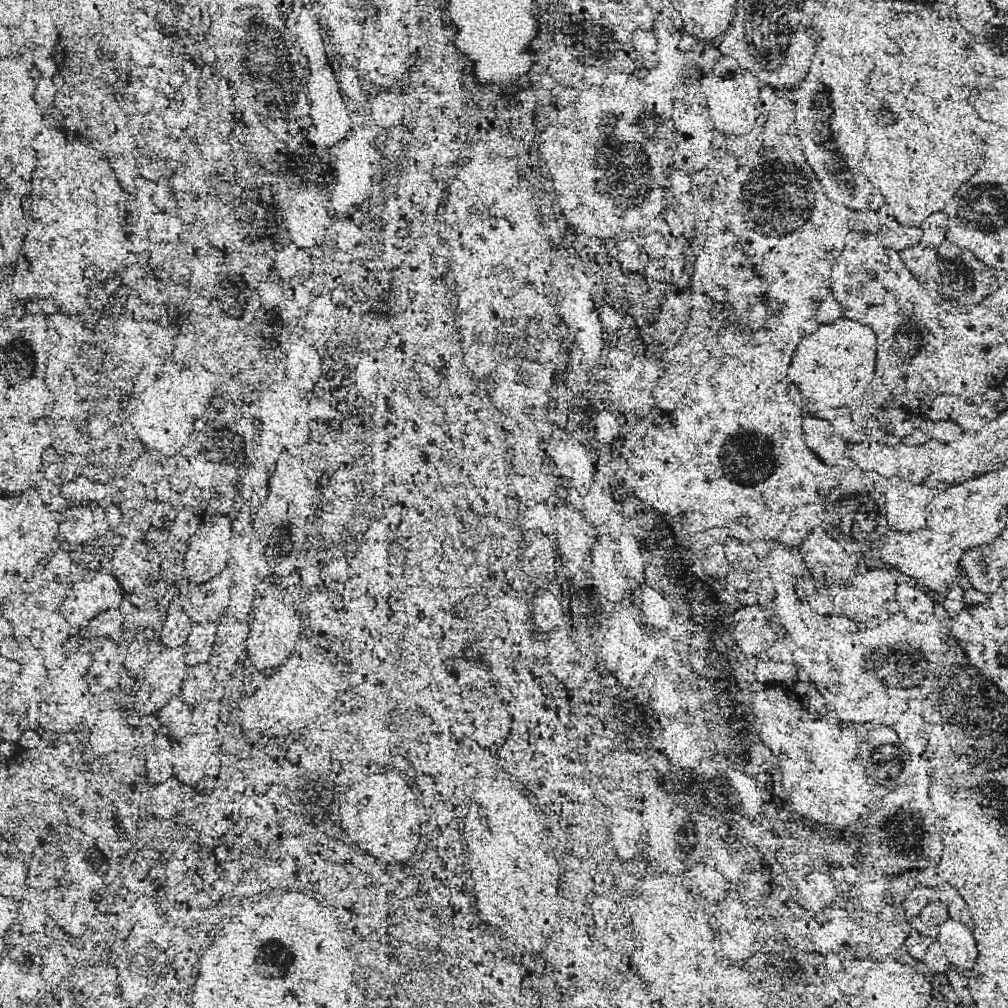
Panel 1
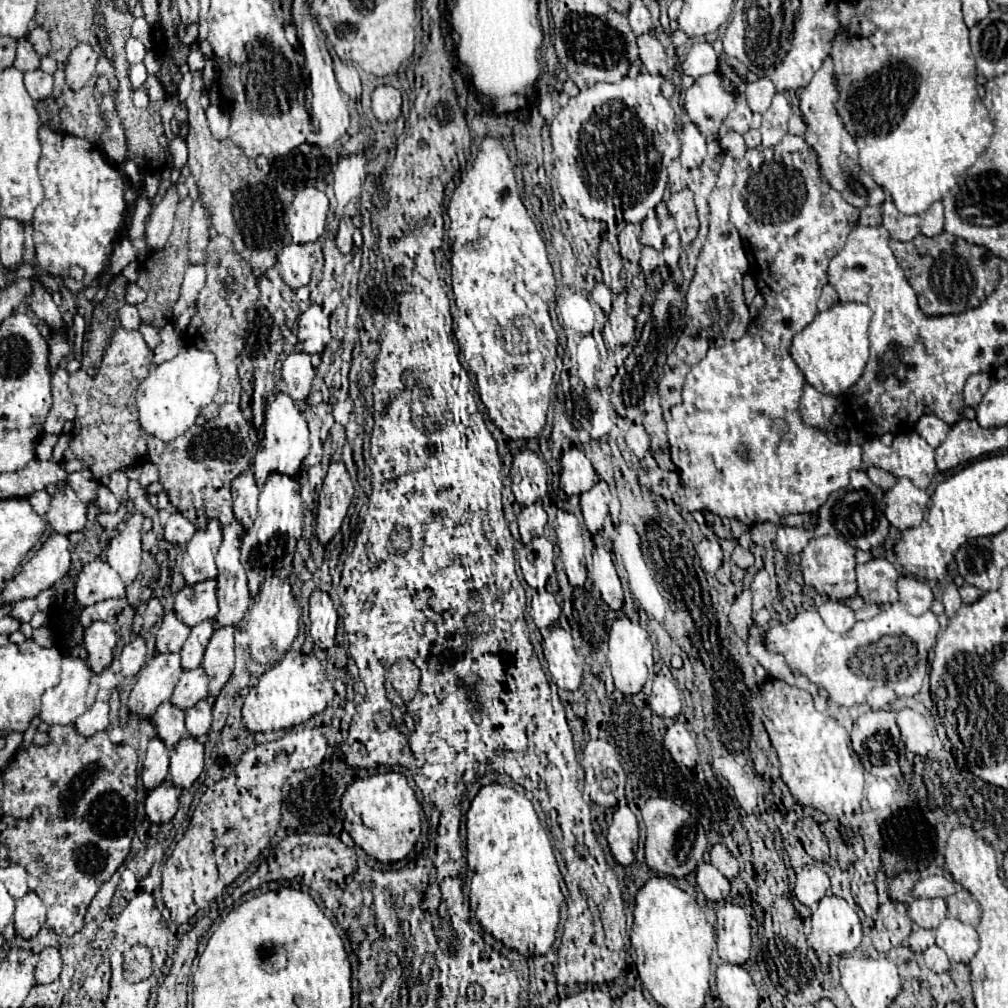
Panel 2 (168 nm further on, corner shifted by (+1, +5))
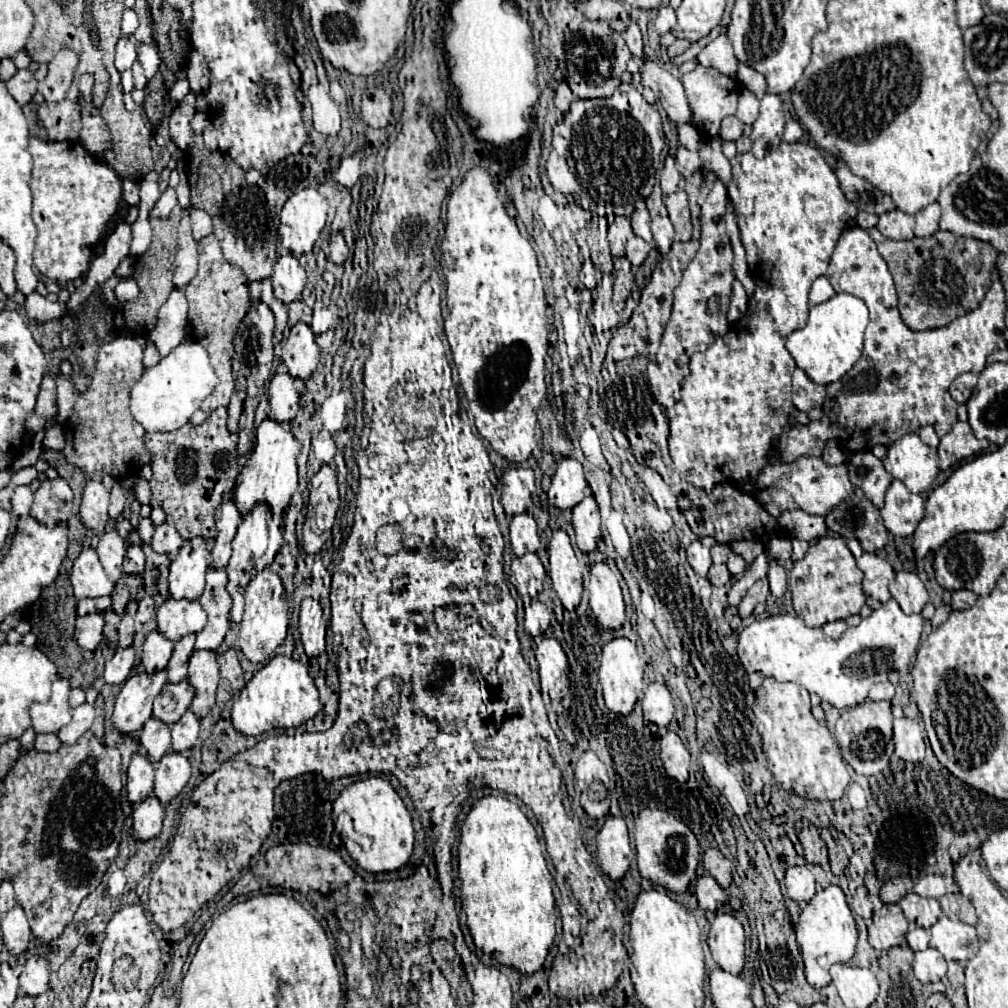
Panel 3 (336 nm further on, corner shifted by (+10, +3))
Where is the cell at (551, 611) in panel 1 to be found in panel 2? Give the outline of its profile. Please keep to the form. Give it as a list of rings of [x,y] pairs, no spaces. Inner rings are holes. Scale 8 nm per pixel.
[[[539,592],[533,602],[531,602],[531,610],[529,610],[529,616],[533,618],[533,622],[537,624],[537,628],[545,628],[549,624],[553,624],[561,614],[561,608],[555,600],[553,594],[549,592]]]

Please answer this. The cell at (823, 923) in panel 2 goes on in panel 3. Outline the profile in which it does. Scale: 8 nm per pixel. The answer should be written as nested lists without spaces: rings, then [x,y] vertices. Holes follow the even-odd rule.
[[[830,884],[816,892],[816,896],[800,912],[800,920],[794,925],[796,940],[804,958],[804,974],[810,986],[824,988],[830,984],[828,968],[838,962],[848,962],[854,956],[858,932],[854,916],[846,904],[846,896],[840,886]]]

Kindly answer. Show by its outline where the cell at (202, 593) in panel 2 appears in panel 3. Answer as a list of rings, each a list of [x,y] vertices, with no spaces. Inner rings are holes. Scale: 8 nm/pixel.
[[[166,600],[158,612],[158,632],[178,642],[186,634],[198,634],[206,624],[206,612],[198,600]]]

